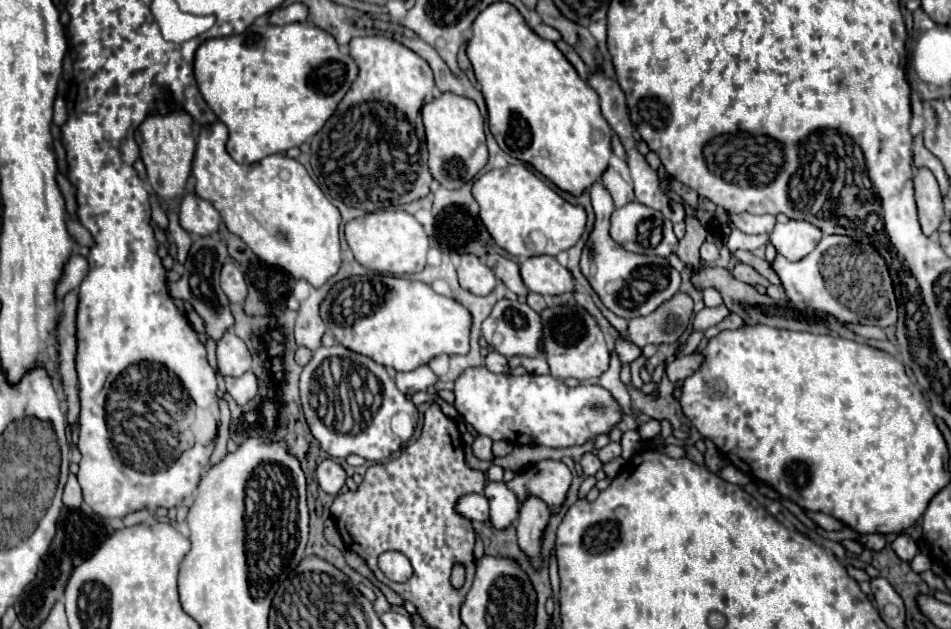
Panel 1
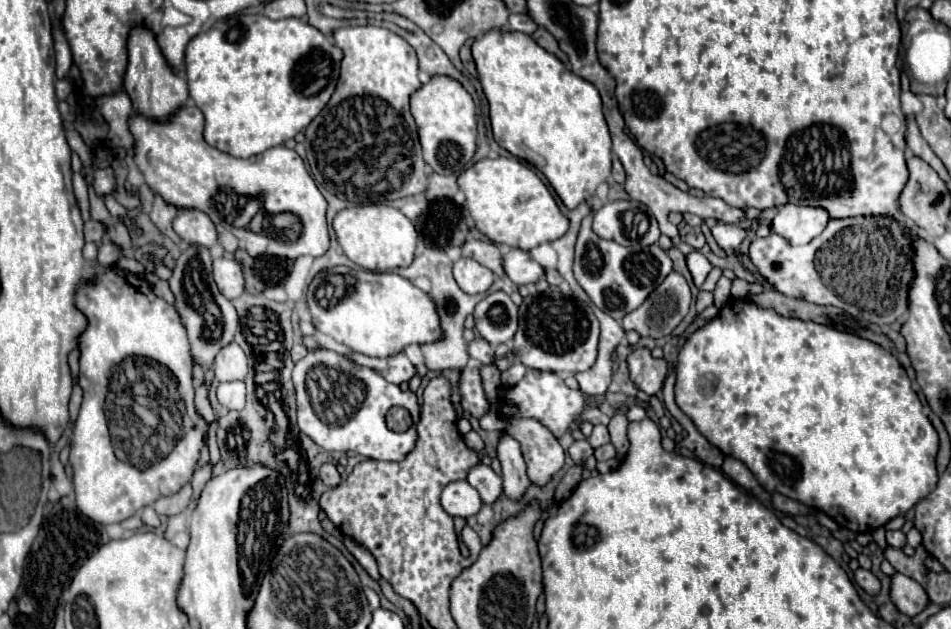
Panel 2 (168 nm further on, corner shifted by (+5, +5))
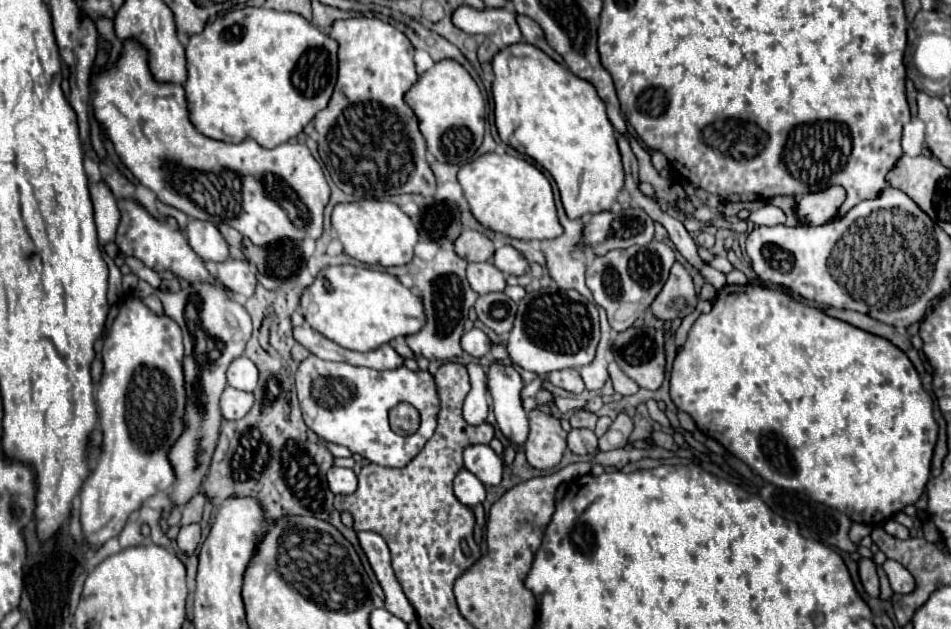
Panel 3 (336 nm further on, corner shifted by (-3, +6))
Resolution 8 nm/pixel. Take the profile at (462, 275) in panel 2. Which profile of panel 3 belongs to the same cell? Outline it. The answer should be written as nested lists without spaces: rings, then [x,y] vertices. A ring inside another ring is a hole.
[[[469,262],[467,280],[477,294],[499,292],[505,288],[505,276],[491,262]]]

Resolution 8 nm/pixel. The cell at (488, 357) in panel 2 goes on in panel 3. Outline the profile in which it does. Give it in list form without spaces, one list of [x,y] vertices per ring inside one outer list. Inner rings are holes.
[[[473,328],[469,332],[463,334],[461,338],[461,346],[467,354],[475,356],[475,358],[483,358],[489,350],[491,350],[491,340],[487,338],[487,334],[479,328]]]

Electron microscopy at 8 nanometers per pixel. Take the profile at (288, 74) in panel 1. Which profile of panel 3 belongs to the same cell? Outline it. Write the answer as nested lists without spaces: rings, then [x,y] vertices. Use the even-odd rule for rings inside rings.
[[[247,6],[215,18],[201,34],[193,34],[185,48],[189,78],[183,88],[189,100],[191,122],[201,134],[223,142],[253,138],[263,148],[275,148],[295,138],[331,100],[337,82],[337,48],[339,44],[333,38],[291,12]]]

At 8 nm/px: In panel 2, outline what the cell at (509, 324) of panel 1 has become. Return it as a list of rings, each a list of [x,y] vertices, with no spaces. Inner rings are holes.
[[[503,291],[489,293],[483,301],[479,301],[473,317],[479,335],[493,347],[509,343],[517,331],[517,305]]]

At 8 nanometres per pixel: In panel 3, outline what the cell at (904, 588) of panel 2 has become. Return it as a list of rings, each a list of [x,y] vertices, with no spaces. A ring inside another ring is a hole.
[[[887,560],[883,564],[883,570],[887,572],[889,582],[891,582],[891,590],[895,594],[911,594],[915,590],[915,578],[899,562]]]

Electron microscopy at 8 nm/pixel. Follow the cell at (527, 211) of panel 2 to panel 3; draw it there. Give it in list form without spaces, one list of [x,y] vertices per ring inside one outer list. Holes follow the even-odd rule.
[[[489,152],[465,164],[457,178],[463,186],[473,216],[487,230],[511,236],[515,240],[547,240],[563,234],[553,200],[553,188],[545,174],[525,158]]]

